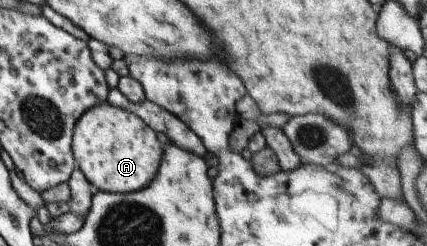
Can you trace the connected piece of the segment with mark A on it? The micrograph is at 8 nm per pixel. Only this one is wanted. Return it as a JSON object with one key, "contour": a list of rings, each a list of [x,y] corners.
{"contour":[[[108,101],[80,115],[73,132],[73,155],[77,167],[99,191],[126,194],[146,188],[154,180],[162,162],[163,146],[139,116],[112,106]]]}

